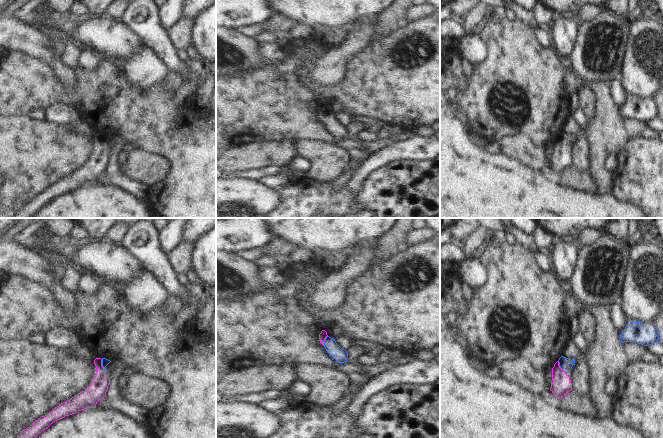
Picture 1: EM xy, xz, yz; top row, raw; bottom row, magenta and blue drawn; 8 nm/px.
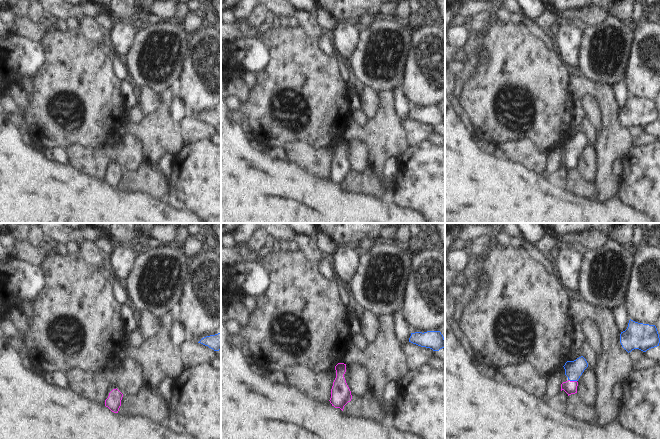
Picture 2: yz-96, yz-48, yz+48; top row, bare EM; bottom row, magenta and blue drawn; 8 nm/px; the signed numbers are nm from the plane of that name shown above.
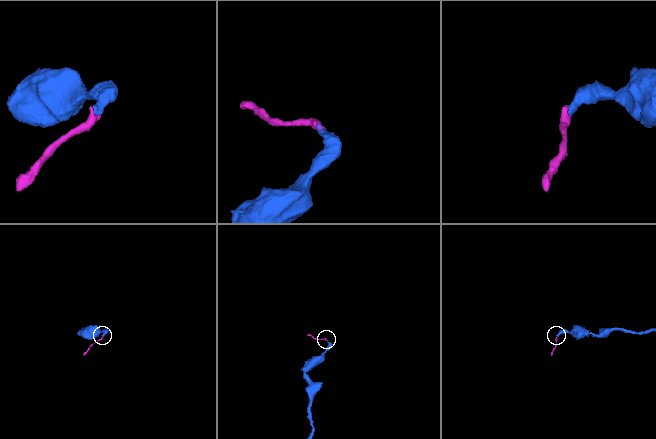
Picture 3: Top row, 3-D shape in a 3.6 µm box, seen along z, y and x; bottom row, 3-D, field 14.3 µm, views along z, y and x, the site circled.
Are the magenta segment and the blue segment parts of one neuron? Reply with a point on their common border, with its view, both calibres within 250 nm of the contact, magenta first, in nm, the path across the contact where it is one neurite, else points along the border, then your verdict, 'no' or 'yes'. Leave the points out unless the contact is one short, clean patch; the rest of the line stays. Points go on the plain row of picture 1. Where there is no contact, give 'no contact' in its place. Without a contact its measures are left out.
meets magenta in yz at (560, 144); 160 nm thick on the magenta side, 100 nm on the other; runs through yz (561, 160), (560, 144), (565, 140); yes

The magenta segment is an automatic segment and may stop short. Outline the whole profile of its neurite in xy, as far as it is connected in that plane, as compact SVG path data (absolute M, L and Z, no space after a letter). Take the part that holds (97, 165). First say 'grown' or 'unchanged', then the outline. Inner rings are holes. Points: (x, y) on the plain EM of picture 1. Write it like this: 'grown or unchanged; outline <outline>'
grown; outline M96 134L94 136L96 149L88 165L61 179L47 191L41 192L23 206L13 218L32 218L39 209L47 205L53 198L86 184L95 184L97 178L106 172L110 160L110 154L104 149L105 143L110 138L106 134Z

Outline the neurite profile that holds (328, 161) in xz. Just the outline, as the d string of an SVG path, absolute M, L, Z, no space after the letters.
M297 140L299 156L312 163L307 179L311 182L333 181L354 160L346 150L325 140Z

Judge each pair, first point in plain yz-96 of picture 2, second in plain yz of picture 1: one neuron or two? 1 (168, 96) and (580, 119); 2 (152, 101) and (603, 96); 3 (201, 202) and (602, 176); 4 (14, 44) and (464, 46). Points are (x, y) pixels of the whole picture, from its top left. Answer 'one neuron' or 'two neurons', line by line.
1: two neurons
2: two neurons
3: two neurons
4: one neuron

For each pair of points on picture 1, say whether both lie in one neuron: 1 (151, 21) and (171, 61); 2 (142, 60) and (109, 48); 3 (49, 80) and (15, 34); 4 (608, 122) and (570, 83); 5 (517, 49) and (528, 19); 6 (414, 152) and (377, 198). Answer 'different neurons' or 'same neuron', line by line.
1: same neuron
2: different neurons
3: different neurons
4: same neuron
5: different neurons
6: different neurons

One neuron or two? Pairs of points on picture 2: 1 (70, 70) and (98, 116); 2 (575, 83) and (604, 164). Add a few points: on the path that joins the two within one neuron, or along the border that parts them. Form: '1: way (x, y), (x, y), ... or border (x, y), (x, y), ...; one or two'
1: way (77, 81), (77, 93), (87, 105); one
2: way (598, 93), (608, 103), (608, 141); one

